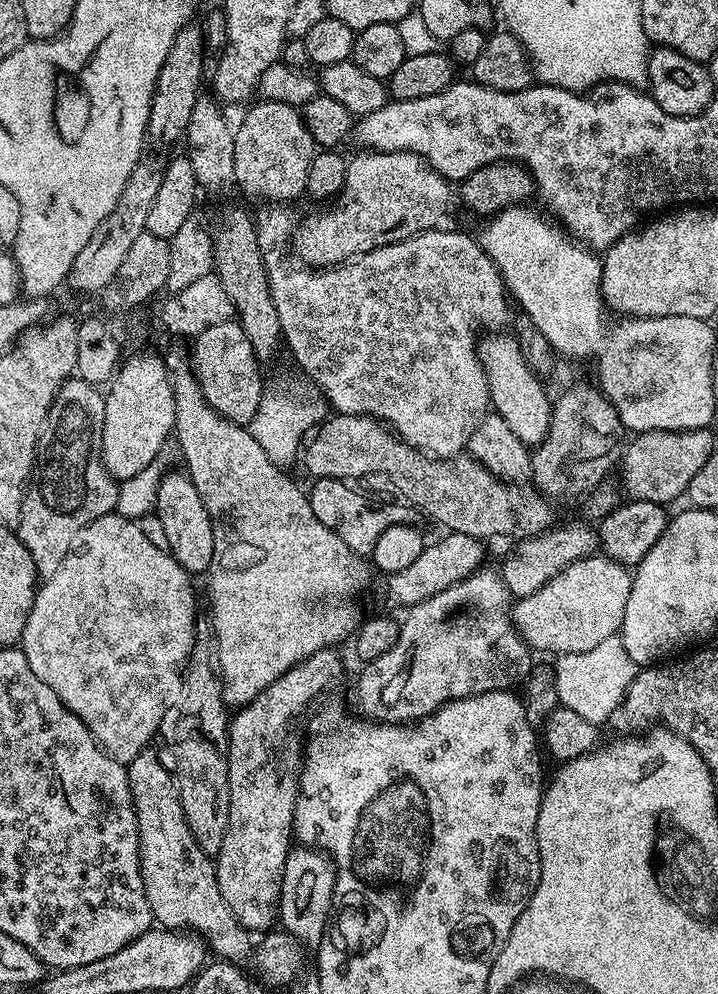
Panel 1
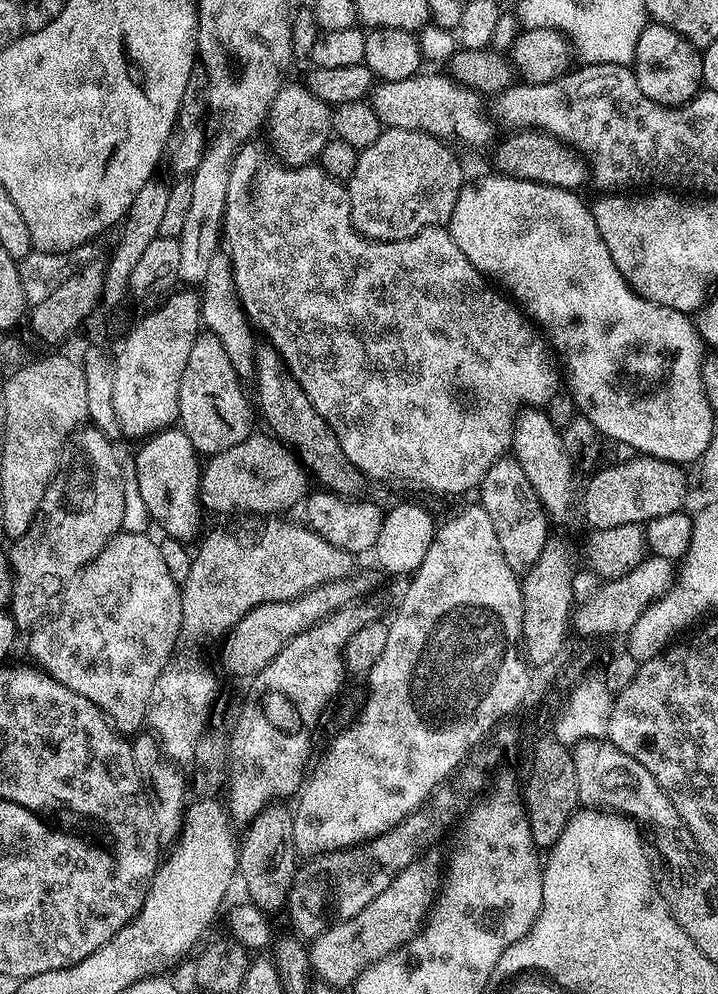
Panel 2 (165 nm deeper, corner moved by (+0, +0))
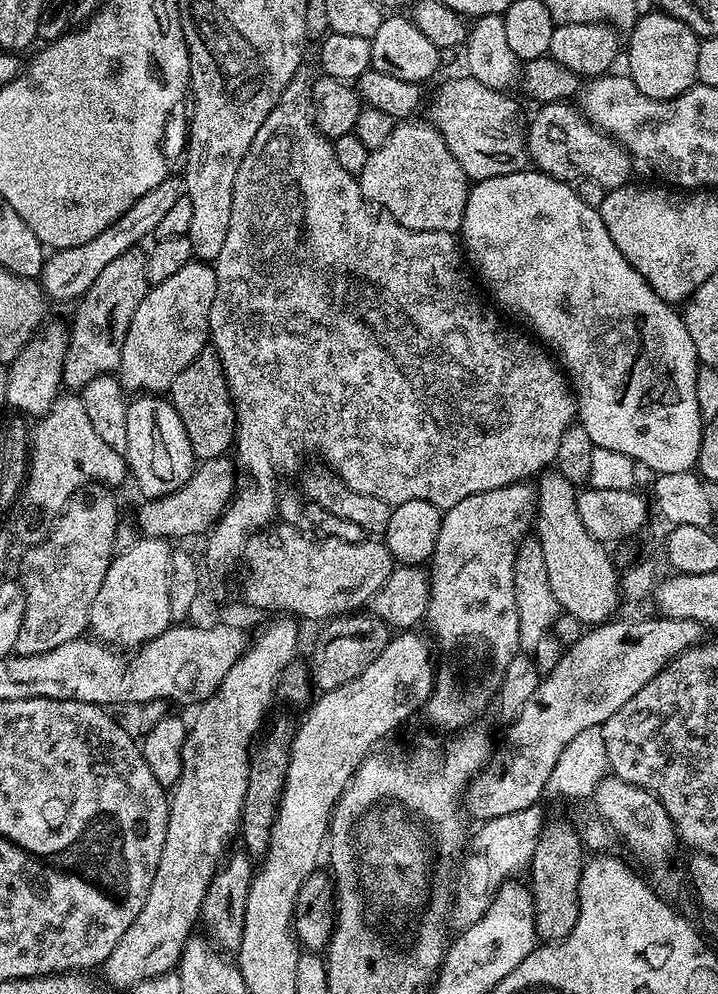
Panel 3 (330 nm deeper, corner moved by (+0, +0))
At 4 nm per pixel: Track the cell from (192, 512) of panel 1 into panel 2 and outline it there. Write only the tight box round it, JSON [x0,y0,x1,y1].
[134,426,202,542]

